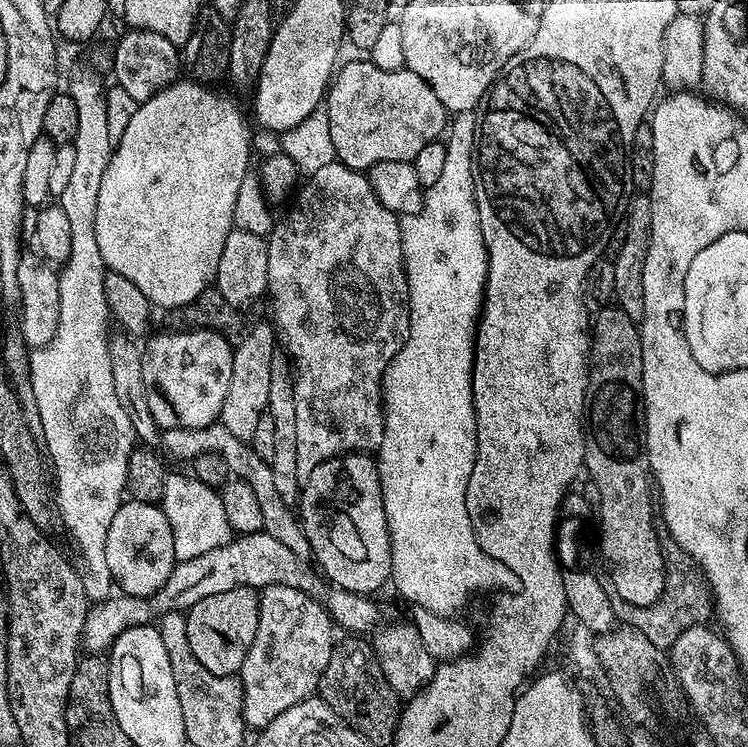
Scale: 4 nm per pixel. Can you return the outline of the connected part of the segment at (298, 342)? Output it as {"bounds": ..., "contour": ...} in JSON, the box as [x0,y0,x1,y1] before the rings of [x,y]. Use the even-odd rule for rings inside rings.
{"bounds":[268,162,410,472],"contour":[[[335,162],[309,175],[299,189],[296,205],[275,221],[274,227],[268,233],[268,290],[272,296],[272,316],[278,344],[294,361],[294,407],[296,424],[300,424],[300,472],[310,472],[331,456],[346,456],[350,452],[375,453],[382,446],[384,437],[384,372],[388,364],[398,354],[398,350],[408,337],[410,314],[408,313],[408,279],[404,273],[404,251],[402,250],[402,234],[400,233],[401,217],[395,212],[386,210],[382,202],[378,202],[376,191],[370,186],[367,175],[355,168]]]}

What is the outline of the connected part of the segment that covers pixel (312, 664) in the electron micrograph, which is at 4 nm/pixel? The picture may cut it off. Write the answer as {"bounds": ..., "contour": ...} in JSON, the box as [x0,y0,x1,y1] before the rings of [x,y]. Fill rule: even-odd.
{"bounds":[238,584,336,730],"contour":[[[275,584],[274,586],[268,586],[261,589],[259,598],[260,604],[257,633],[254,634],[254,641],[251,642],[250,650],[247,651],[246,659],[240,667],[240,671],[238,673],[238,679],[243,688],[244,722],[247,727],[250,727],[251,729],[254,727],[254,730],[265,728],[274,720],[274,718],[282,714],[282,711],[288,710],[290,706],[294,706],[302,700],[309,699],[317,693],[321,675],[325,672],[326,666],[329,665],[330,654],[333,652],[336,645],[336,637],[334,638],[334,634],[336,634],[335,627],[333,625],[331,616],[327,611],[324,610],[324,607],[320,601],[316,601],[311,596],[306,595],[300,590],[294,590],[292,586],[282,586],[281,584]]]}

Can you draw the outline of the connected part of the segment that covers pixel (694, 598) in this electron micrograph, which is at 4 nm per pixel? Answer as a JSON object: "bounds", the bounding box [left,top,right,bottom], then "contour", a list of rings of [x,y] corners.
{"bounds":[612,551,714,649],"contour":[[[677,551],[676,568],[669,567],[666,572],[664,593],[656,603],[643,608],[626,602],[626,598],[612,596],[612,605],[616,611],[617,621],[621,625],[637,628],[650,638],[656,648],[671,649],[672,644],[682,634],[682,630],[690,630],[690,626],[708,624],[714,616],[714,601],[712,589],[708,587],[703,575],[698,574],[698,565],[689,552]]]}

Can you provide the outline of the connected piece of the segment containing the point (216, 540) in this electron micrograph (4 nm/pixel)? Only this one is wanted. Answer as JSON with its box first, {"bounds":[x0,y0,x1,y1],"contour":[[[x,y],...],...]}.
{"bounds":[160,471,233,561],"contour":[[[169,471],[164,478],[160,509],[172,527],[174,534],[174,554],[177,561],[198,558],[206,550],[221,548],[233,539],[232,527],[226,522],[226,513],[222,511],[222,498],[217,489],[206,486],[195,476]]]}

